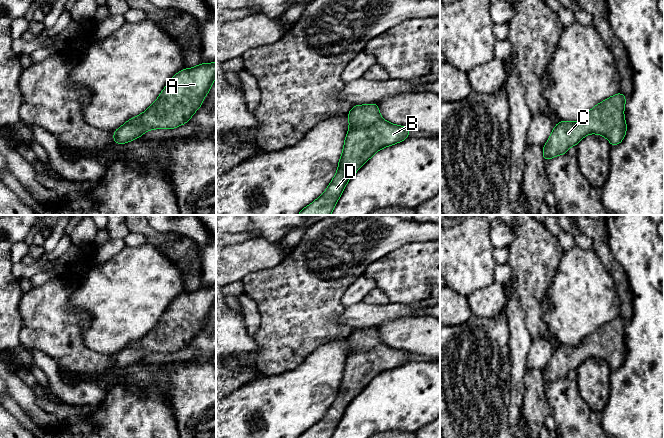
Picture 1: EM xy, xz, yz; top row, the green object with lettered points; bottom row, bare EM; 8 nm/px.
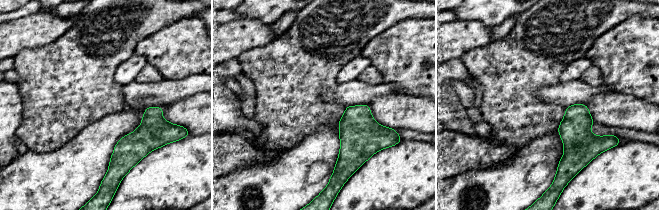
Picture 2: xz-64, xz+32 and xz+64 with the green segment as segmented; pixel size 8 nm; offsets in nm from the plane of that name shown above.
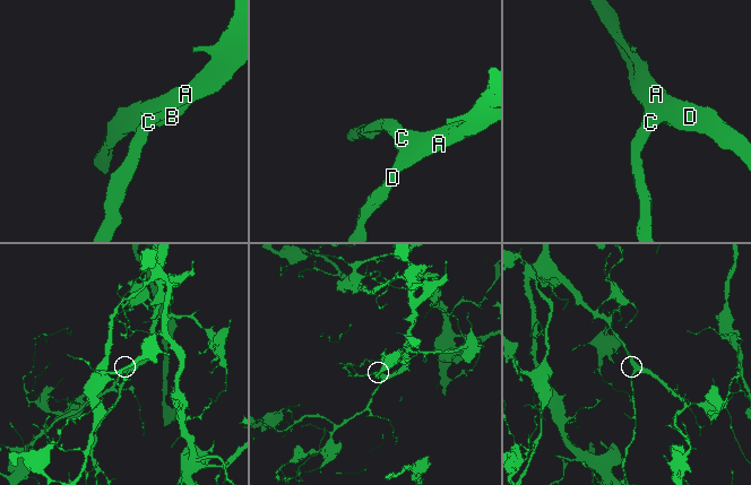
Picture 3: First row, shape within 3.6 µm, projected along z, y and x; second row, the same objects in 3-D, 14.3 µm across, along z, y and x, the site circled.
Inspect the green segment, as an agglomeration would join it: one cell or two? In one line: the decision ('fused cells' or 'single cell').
single cell

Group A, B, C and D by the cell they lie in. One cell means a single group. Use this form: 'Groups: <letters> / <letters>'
Groups: A B C D

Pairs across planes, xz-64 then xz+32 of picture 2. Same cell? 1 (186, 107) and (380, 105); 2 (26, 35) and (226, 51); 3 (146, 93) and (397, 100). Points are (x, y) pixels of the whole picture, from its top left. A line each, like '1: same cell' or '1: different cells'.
1: same cell
2: same cell
3: different cells

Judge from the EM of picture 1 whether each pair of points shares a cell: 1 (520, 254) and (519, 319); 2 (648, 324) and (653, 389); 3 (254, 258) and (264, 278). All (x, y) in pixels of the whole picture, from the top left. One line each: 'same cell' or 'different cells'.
1: different cells
2: same cell
3: different cells

